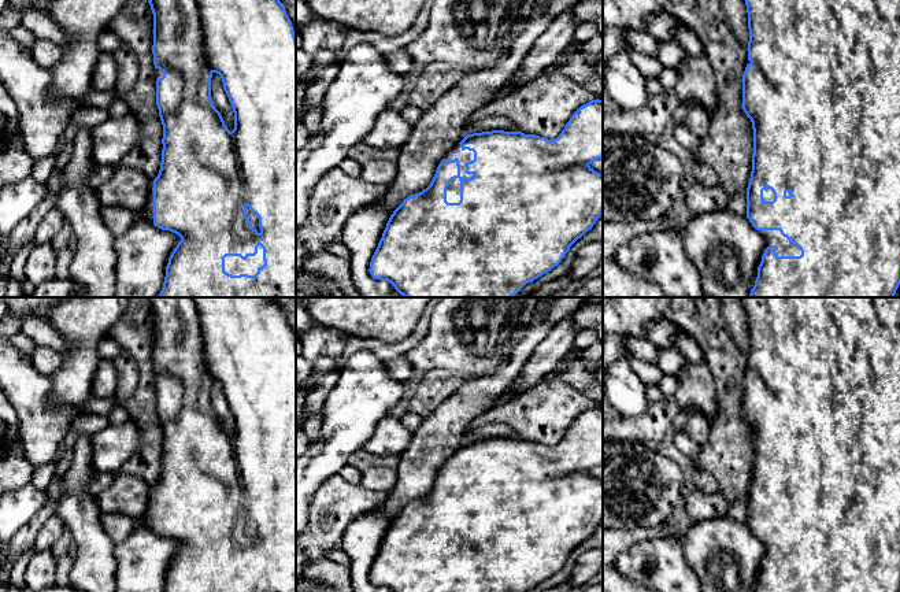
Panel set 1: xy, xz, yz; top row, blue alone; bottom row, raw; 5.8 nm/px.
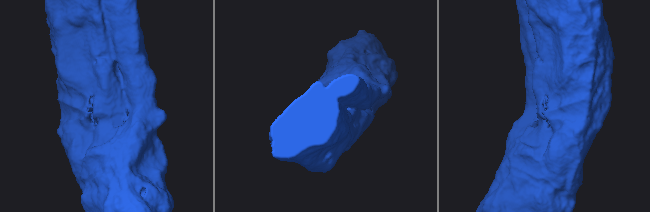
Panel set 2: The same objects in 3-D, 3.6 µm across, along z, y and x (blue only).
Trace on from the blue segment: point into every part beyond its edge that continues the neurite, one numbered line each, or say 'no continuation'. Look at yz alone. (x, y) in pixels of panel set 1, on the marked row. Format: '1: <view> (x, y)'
1: yz (785, 248)

